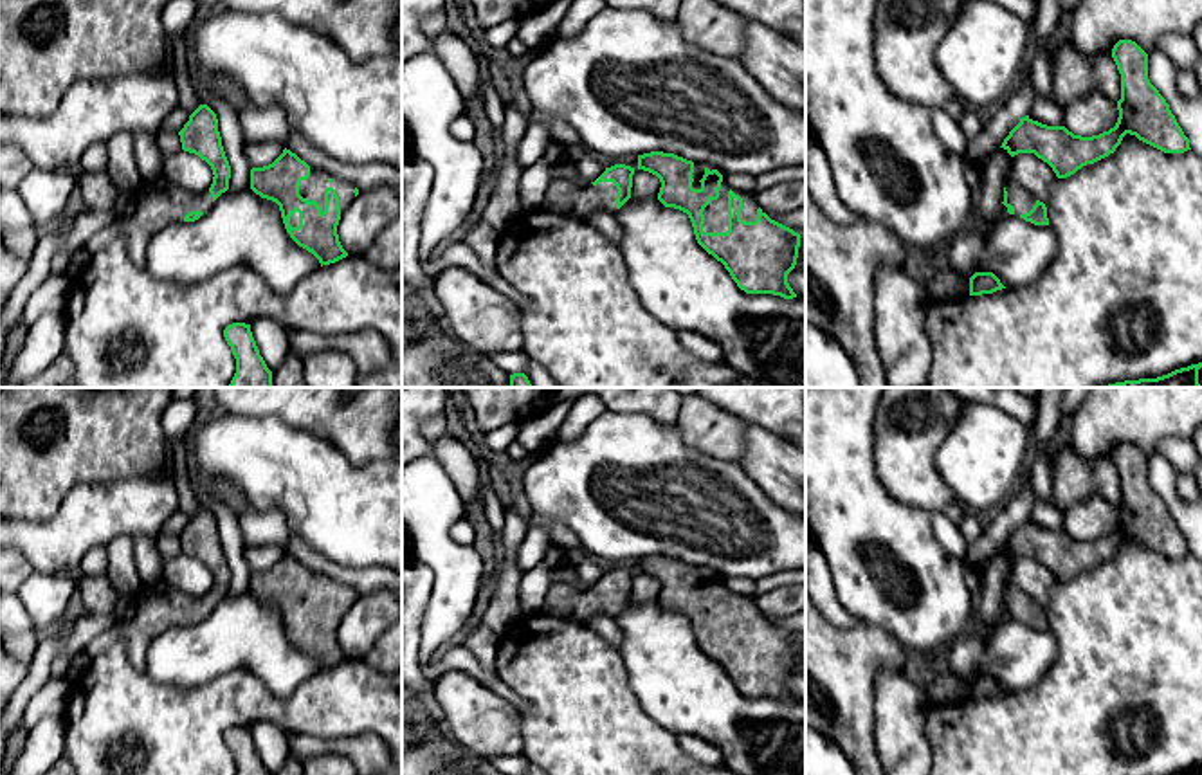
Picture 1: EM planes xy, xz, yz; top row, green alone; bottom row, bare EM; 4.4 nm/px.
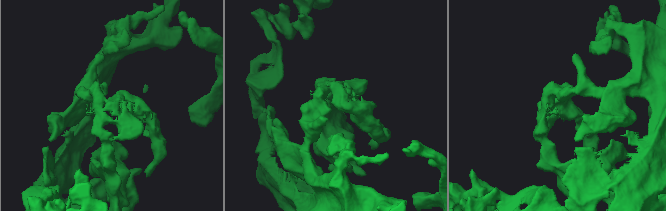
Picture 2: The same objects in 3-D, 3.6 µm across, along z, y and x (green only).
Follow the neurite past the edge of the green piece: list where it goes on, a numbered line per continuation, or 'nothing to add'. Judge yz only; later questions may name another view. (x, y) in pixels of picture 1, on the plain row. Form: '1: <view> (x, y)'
1: yz (1020, 602)

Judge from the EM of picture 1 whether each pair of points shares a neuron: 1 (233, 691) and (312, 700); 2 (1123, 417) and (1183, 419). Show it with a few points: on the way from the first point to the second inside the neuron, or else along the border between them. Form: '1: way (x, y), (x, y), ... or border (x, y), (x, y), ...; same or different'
1: way (253, 702), (264, 707), (292, 707); same
2: way (1138, 417), (1168, 417); same

